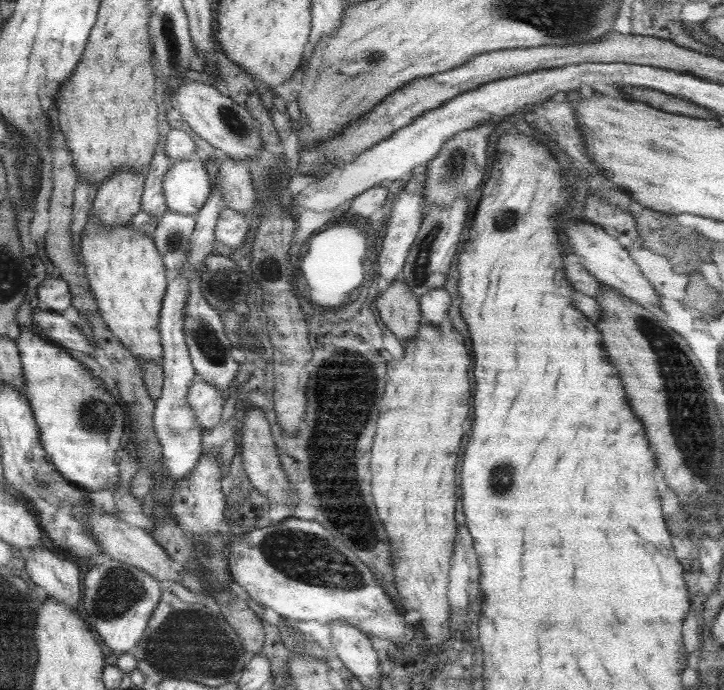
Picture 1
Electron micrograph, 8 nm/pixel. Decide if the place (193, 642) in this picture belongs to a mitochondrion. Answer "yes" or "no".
yes

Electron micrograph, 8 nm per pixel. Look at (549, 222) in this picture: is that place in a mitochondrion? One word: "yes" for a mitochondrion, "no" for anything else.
no

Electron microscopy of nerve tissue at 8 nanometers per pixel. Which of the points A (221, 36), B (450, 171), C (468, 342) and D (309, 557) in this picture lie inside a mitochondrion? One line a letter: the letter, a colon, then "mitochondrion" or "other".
A: other
B: mitochondrion
C: other
D: mitochondrion

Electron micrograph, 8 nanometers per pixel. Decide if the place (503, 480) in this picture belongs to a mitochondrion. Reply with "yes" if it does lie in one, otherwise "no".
yes

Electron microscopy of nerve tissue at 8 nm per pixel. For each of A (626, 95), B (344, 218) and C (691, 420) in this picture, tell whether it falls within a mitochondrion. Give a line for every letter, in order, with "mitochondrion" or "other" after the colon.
A: other
B: other
C: mitochondrion

